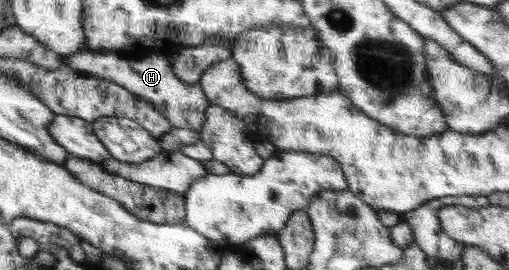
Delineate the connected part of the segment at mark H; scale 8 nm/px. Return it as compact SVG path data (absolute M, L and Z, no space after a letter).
M84 49L78 53L62 55L64 65L84 75L108 79L121 85L128 92L147 99L160 112L172 128L186 128L200 132L205 120L205 111L210 103L199 85L185 85L176 78L168 55L154 52L145 57L125 58L115 52L92 52Z

